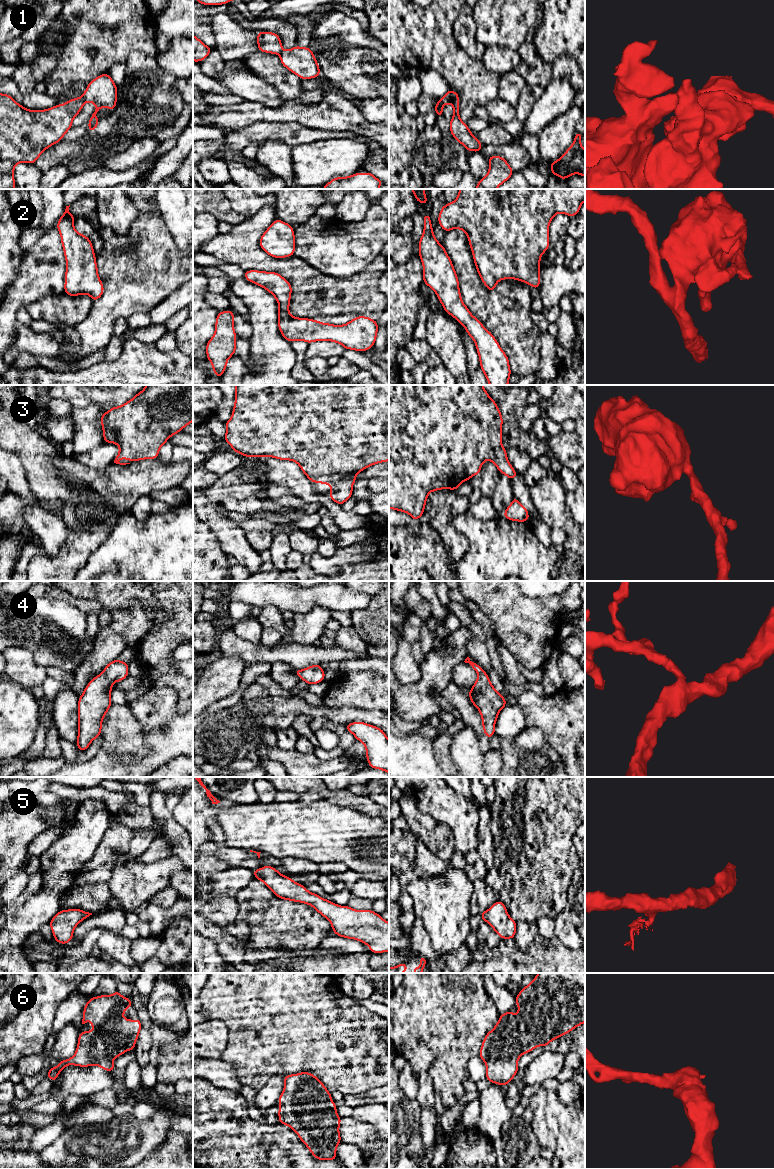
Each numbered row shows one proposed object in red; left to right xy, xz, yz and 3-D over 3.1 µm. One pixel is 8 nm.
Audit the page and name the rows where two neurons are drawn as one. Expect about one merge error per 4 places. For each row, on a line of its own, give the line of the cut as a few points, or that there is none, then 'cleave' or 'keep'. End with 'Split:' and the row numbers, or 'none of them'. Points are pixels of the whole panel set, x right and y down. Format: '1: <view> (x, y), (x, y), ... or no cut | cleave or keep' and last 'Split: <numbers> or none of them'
1: yz (444, 96), (449, 102) | cleave
2: no cut | keep
3: no cut | keep
4: no cut | keep
5: no cut | keep
6: no cut | keep
Split: 1

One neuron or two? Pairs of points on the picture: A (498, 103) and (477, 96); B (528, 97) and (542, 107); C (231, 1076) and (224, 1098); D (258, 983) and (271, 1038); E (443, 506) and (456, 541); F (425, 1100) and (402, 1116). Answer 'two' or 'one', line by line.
A: two
B: two
C: two
D: one
E: one
F: two

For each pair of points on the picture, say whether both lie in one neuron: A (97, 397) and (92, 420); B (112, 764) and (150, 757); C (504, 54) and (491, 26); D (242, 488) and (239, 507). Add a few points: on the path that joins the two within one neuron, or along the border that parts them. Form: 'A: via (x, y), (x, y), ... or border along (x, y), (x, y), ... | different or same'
A: border along (74, 409), (96, 404), (100, 413) | different
B: via (121, 766), (141, 766) | same
C: border along (485, 46), (506, 46), (516, 51) | different
D: border along (254, 495), (241, 498), (225, 497), (220, 503) | different

